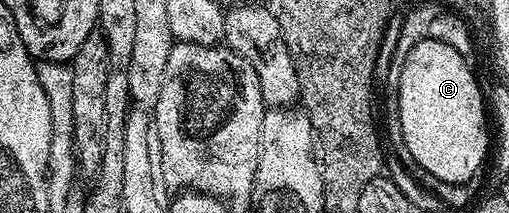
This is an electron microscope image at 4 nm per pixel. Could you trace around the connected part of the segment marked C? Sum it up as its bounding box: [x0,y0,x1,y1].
[399,39,492,184]

